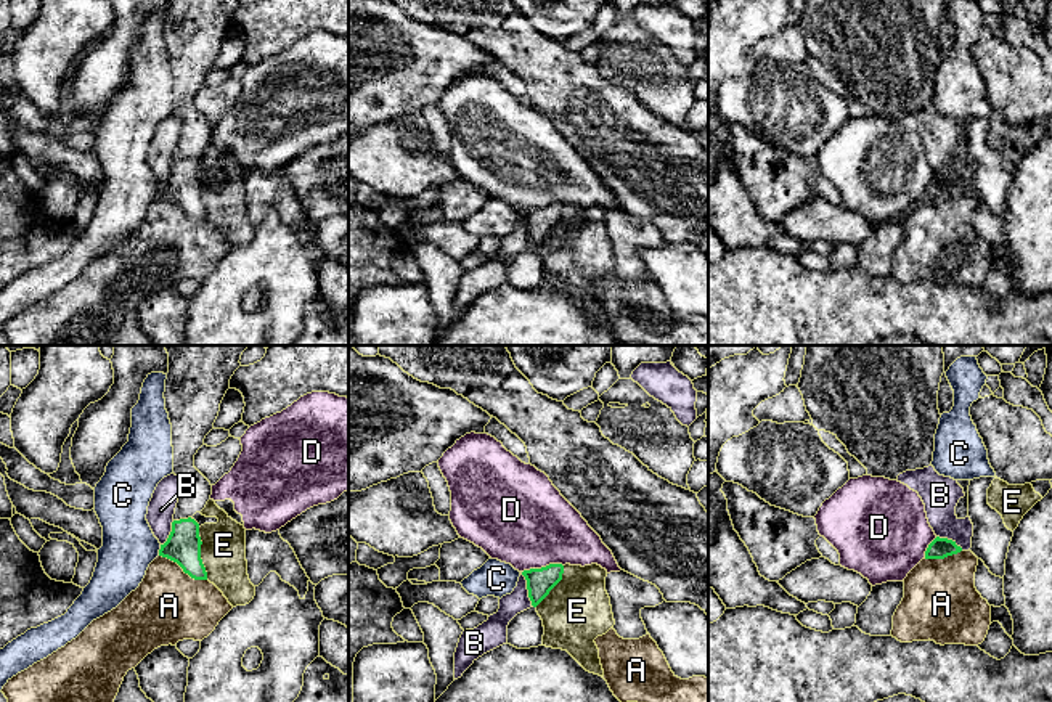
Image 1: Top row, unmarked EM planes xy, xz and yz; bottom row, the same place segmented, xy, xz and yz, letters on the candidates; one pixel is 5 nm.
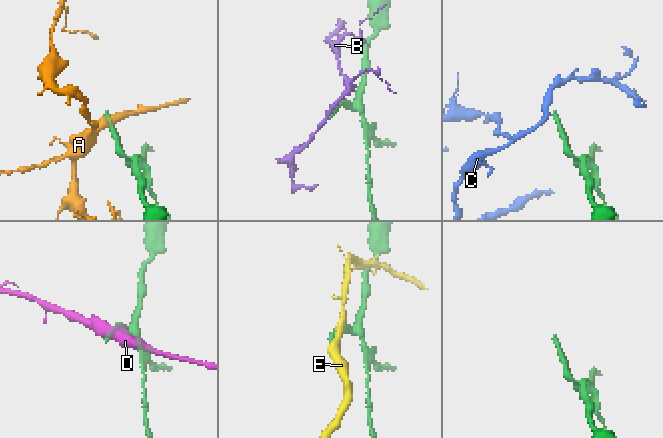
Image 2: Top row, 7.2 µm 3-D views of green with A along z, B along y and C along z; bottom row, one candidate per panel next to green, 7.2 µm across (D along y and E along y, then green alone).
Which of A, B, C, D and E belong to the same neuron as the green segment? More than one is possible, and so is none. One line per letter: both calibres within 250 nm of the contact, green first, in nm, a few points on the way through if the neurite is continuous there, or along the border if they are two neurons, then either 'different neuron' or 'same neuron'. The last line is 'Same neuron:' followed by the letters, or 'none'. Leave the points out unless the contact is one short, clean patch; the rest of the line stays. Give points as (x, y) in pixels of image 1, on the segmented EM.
A: calibres 180 and 360 nm; different neuron
B: calibres 140 and 110 nm; border xz (521, 572), (526, 580), (527, 596), (534, 606); different neuron
C: calibres 180 and 280 nm; border xy (161, 545), (158, 555); different neuron
D: calibres 140 and 460 nm; border xz (562, 564), (546, 564), (522, 572); different neuron
E: calibres 180 and 220 nm; different neuron
Same neuron: none

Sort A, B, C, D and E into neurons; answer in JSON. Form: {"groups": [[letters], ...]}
{"groups": [["A"], ["B"], ["C"], ["D"], ["E"]]}

